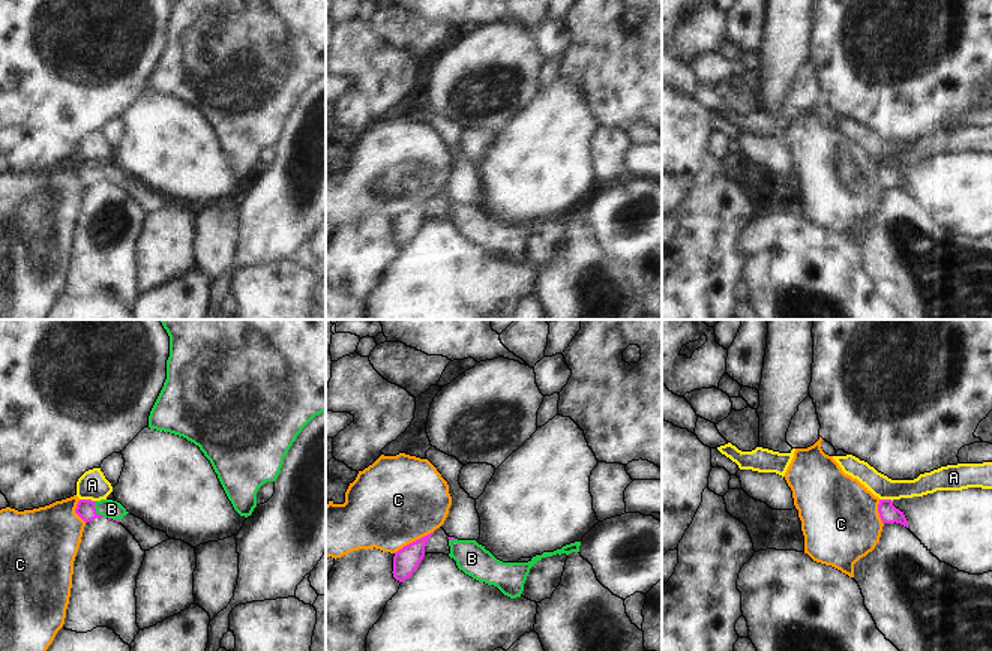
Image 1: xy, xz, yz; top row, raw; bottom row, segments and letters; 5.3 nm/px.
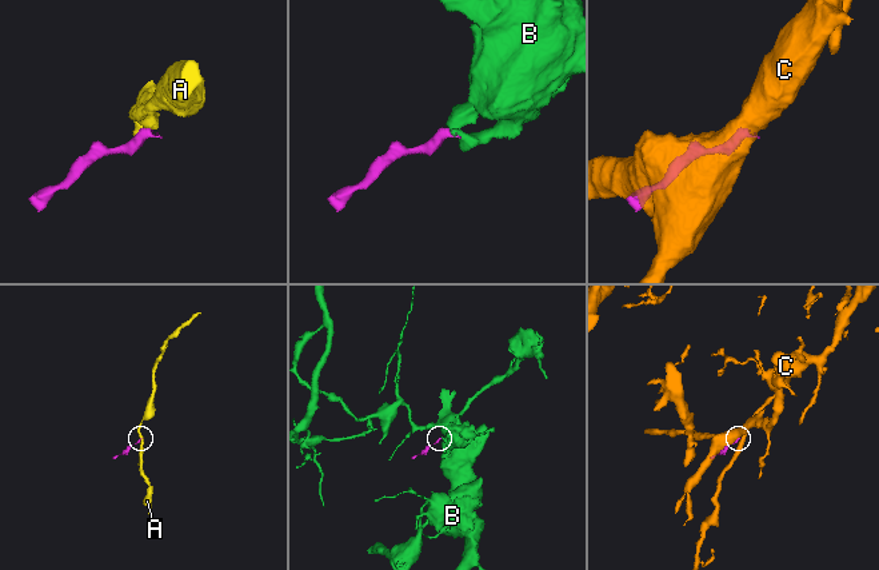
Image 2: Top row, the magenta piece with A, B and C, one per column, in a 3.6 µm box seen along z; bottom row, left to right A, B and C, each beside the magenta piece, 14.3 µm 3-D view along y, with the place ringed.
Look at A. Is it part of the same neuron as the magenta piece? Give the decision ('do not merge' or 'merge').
do not merge

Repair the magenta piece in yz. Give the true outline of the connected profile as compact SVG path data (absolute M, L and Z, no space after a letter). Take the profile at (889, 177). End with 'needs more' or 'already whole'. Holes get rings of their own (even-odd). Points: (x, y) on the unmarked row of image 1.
M879 164L878 177L882 188L900 188L908 192L908 184L899 172L893 170L891 164Z; already whole

